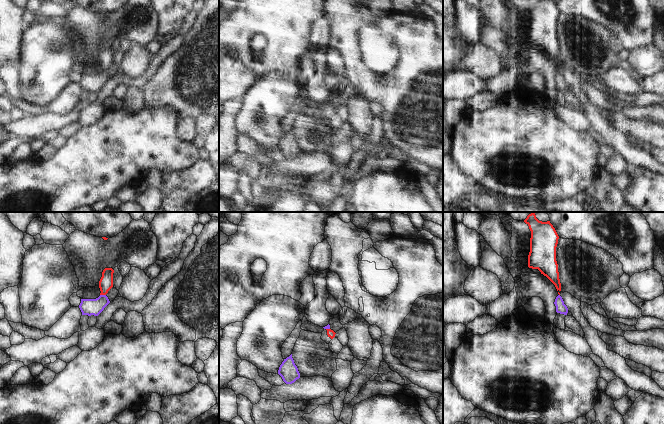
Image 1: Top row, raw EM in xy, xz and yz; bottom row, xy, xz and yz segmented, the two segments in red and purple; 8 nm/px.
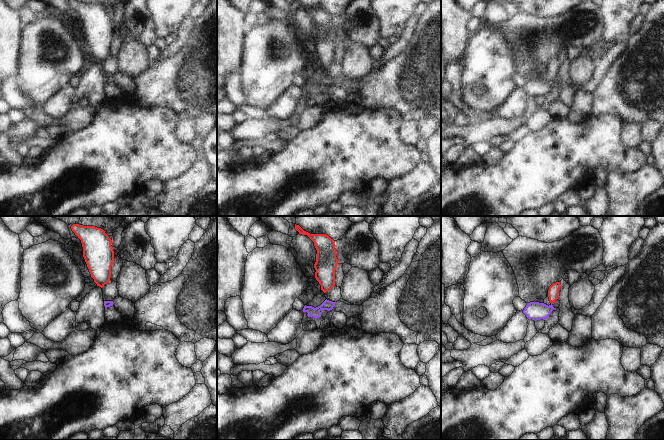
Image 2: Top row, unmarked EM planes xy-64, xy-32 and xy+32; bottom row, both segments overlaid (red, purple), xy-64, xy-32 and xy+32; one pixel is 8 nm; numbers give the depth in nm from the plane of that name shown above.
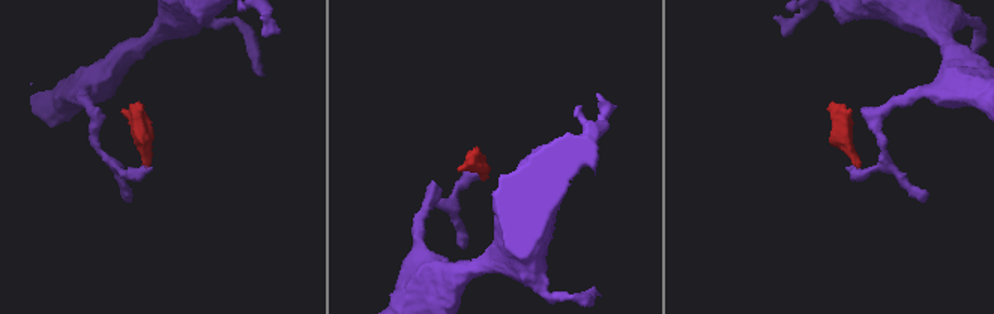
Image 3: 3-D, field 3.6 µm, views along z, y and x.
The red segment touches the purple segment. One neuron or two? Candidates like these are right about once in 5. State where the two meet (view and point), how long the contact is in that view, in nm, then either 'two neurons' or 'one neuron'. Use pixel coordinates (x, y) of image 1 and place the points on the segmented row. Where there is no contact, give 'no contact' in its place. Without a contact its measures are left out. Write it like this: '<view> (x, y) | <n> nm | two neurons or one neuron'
xy (103, 294) | 50 nm | two neurons

